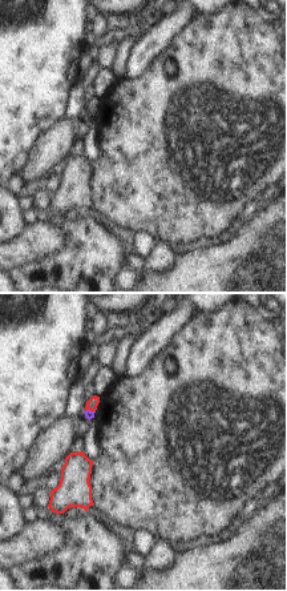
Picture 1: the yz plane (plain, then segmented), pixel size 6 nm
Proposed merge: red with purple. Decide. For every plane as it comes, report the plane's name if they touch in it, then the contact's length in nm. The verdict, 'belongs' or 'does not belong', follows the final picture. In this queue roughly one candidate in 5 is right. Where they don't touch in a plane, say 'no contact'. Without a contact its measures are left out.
contact in yz; length 60 nm

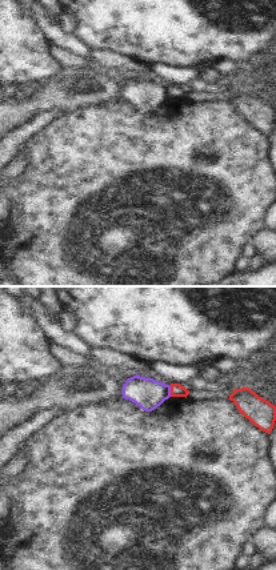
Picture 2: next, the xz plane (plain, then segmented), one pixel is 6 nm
contact in xz; length 60 nm

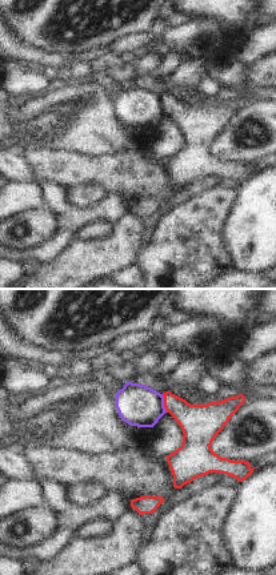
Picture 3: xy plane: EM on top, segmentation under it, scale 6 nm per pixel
contact in xy; length 120 nm

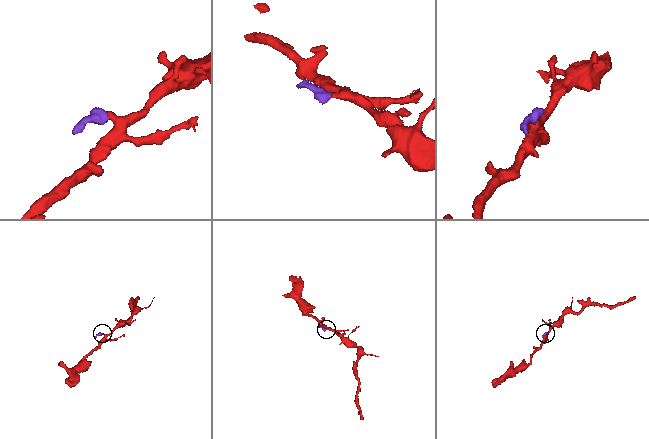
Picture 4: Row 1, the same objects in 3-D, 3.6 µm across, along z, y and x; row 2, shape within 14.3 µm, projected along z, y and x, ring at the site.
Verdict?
does not belong

